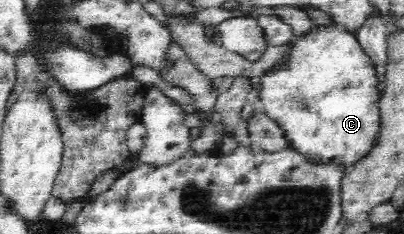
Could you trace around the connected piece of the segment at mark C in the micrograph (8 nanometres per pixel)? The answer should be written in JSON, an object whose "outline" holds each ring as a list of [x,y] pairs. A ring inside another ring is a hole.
{"outline":[[[338,23],[312,25],[300,36],[293,37],[292,45],[258,83],[259,103],[262,111],[285,132],[290,147],[310,160],[336,162],[346,169],[364,157],[376,139],[380,129],[378,80],[373,62],[366,56],[356,36]]]}

